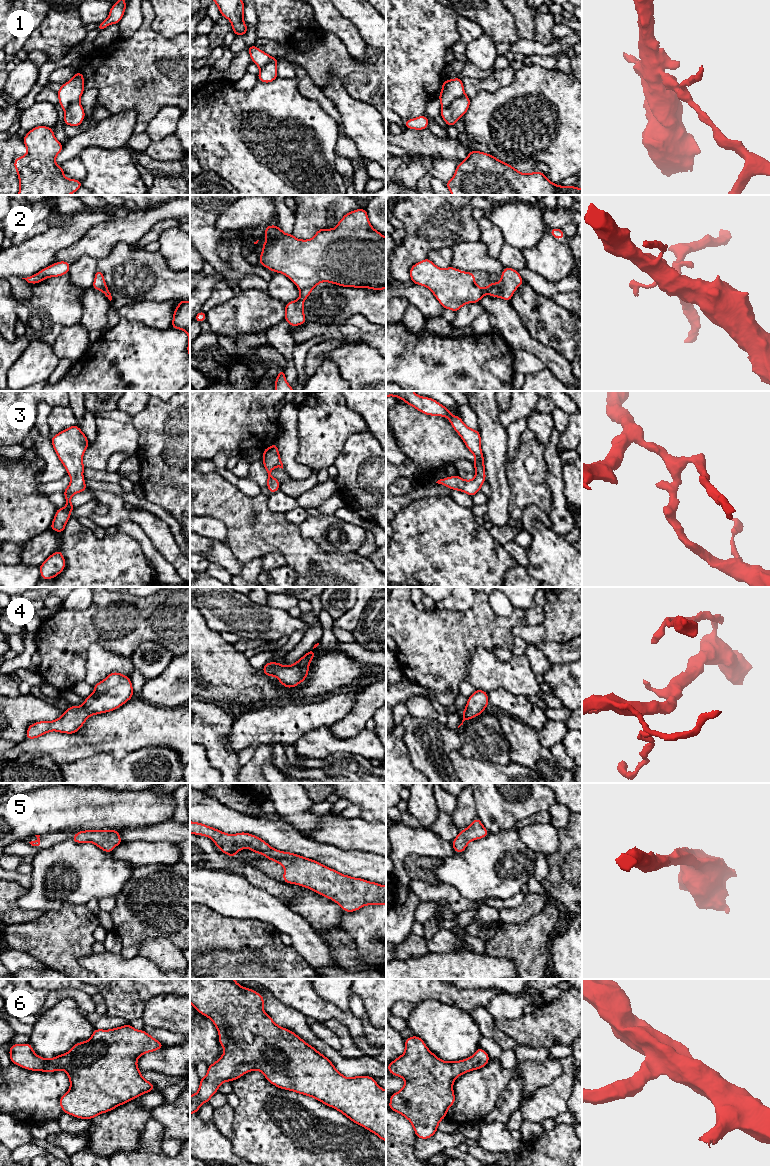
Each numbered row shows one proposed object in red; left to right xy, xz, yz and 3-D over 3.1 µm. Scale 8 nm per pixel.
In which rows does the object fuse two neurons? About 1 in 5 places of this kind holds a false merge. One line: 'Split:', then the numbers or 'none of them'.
Split: 1

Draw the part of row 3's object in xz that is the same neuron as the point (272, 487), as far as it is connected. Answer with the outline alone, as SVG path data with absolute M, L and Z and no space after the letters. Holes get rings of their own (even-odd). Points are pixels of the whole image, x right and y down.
M276 442L273 443L269 448L264 449L263 464L268 475L267 488L270 493L275 493L279 490L280 481L272 477L270 473L271 473L271 470L276 467L283 469L283 463L280 459L280 453L278 451Z

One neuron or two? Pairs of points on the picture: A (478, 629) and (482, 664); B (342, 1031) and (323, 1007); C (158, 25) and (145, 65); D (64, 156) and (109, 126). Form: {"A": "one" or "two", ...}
{"A": "two", "B": "two", "C": "two", "D": "one"}

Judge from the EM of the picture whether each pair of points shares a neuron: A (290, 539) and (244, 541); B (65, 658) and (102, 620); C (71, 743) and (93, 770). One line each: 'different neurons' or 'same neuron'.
A: same neuron
B: same neuron
C: different neurons

